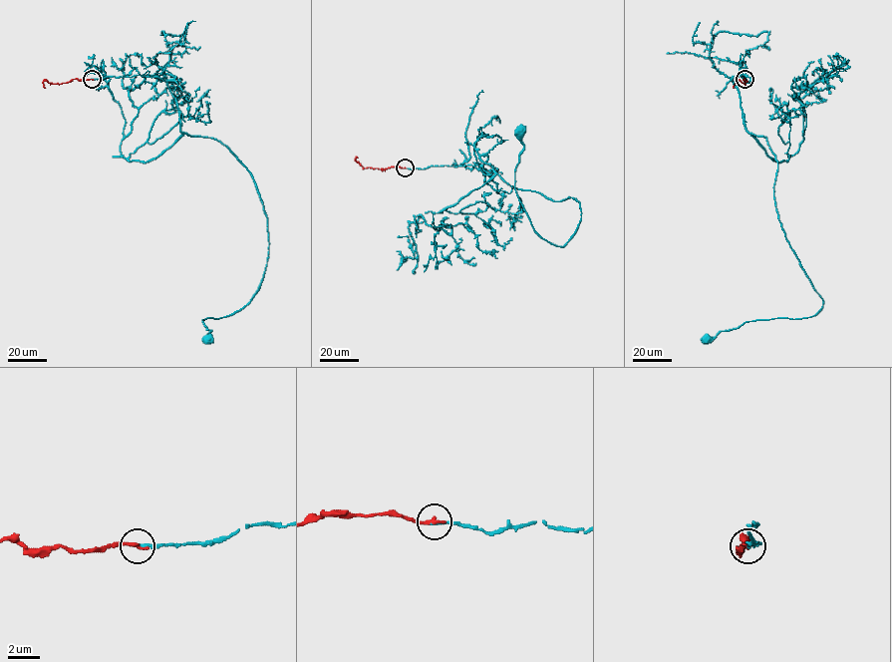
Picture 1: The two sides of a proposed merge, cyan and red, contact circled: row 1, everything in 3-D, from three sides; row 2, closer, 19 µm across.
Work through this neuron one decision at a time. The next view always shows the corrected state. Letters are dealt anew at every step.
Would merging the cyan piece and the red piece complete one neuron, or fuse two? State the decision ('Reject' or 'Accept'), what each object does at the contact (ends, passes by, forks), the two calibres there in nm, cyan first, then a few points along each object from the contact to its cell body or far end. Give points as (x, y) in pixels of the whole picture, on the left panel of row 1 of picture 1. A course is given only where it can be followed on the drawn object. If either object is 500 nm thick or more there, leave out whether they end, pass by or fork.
Accept. At the ring cyan ends. At the ring red ends. Thickness 140 nm (cyan) against 260 nm. Course of cyan: (92, 79), (175, 76), (180, 131), (250, 173), (263, 277), (245, 305), (202, 319), (208, 340). Course of red: (92, 79), (73, 79), (58, 84), (45, 80), (42, 83), (45, 88)

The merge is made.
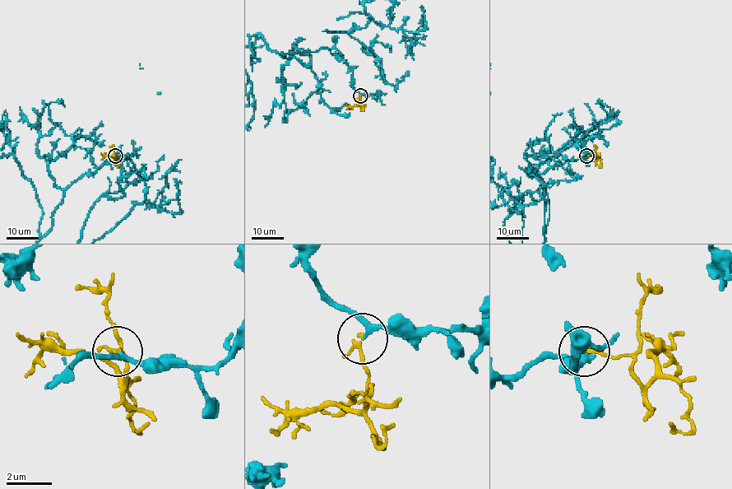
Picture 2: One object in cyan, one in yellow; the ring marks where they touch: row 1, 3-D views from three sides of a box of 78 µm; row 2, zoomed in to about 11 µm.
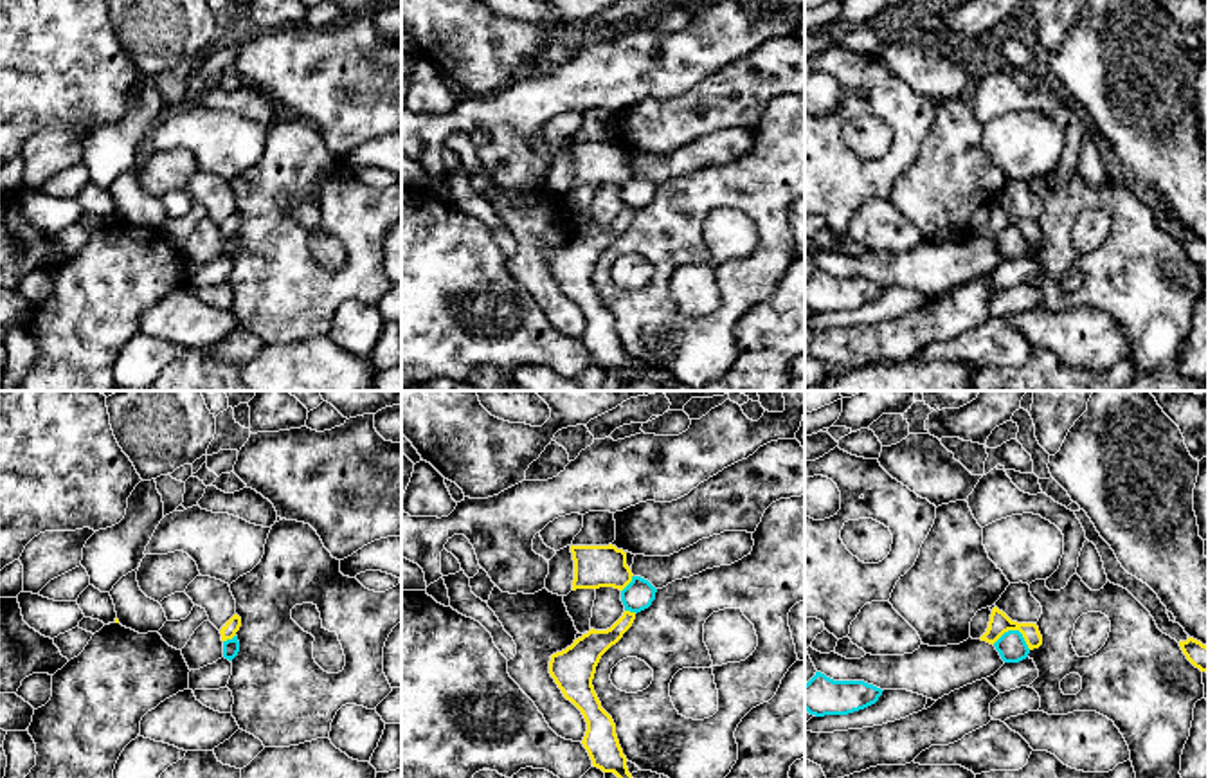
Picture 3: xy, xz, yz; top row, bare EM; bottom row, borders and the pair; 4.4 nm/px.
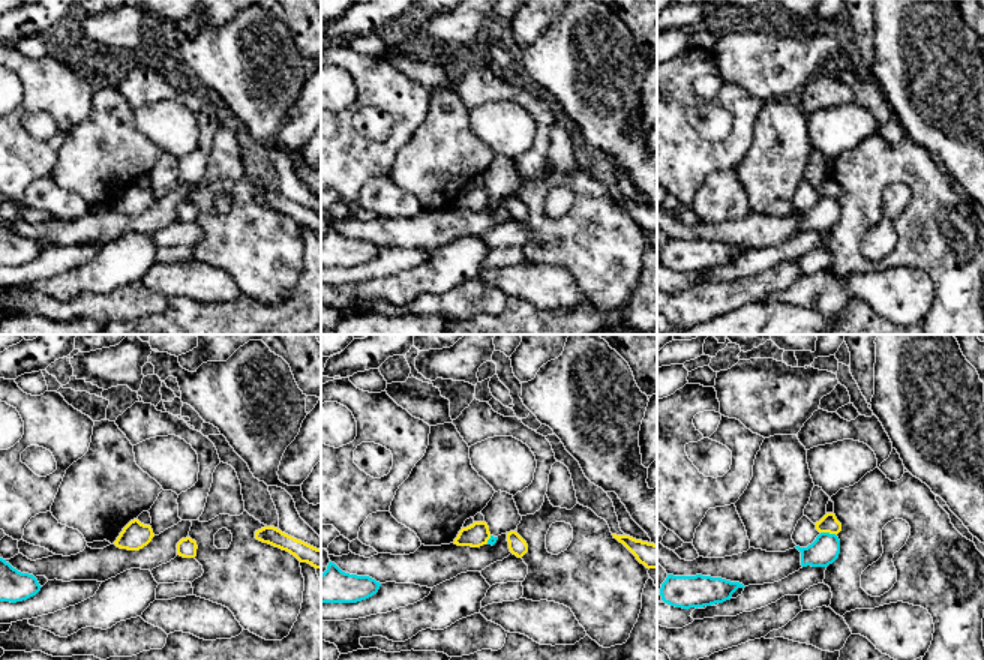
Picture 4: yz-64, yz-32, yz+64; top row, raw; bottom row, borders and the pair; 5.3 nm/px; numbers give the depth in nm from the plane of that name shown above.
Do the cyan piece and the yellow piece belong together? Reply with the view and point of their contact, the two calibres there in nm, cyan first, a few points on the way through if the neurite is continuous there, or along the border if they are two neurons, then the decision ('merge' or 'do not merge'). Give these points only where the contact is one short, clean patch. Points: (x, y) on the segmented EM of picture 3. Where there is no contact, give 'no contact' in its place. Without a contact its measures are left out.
meets cyan in yz at (1014, 631); 130 nm thick on the cyan side, 90 nm on the other; border along yz (992, 643), (1005, 633), (1018, 631), (1030, 649); do not merge

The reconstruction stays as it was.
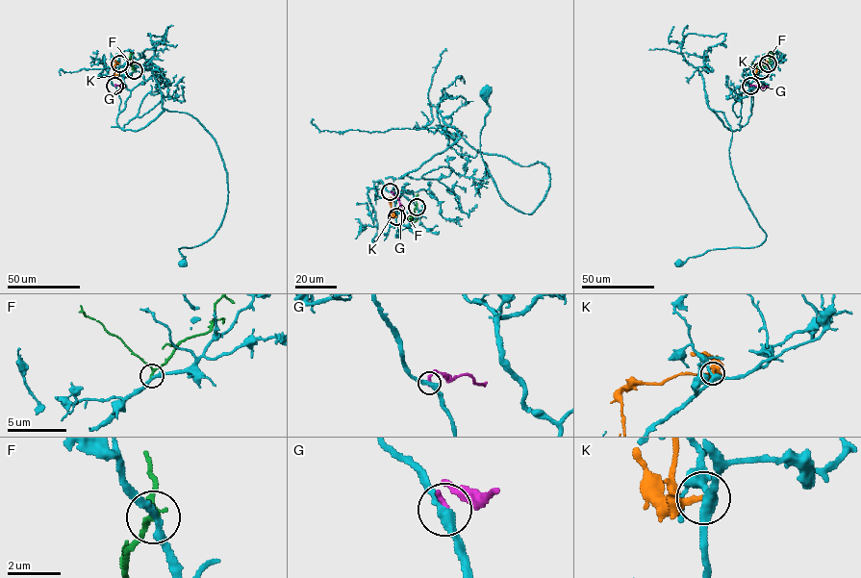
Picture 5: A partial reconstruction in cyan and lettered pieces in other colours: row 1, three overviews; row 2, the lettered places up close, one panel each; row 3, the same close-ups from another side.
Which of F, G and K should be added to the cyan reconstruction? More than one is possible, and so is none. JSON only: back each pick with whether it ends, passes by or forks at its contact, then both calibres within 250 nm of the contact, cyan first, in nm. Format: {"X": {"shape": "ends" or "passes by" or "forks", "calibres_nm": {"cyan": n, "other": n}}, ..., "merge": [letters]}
{"merge": []}

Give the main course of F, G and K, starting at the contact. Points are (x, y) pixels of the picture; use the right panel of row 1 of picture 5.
F: (761, 70), (768, 64), (772, 55), (770, 52)
G: (750, 86), (768, 86)
K: (768, 63), (757, 64), (754, 75)

